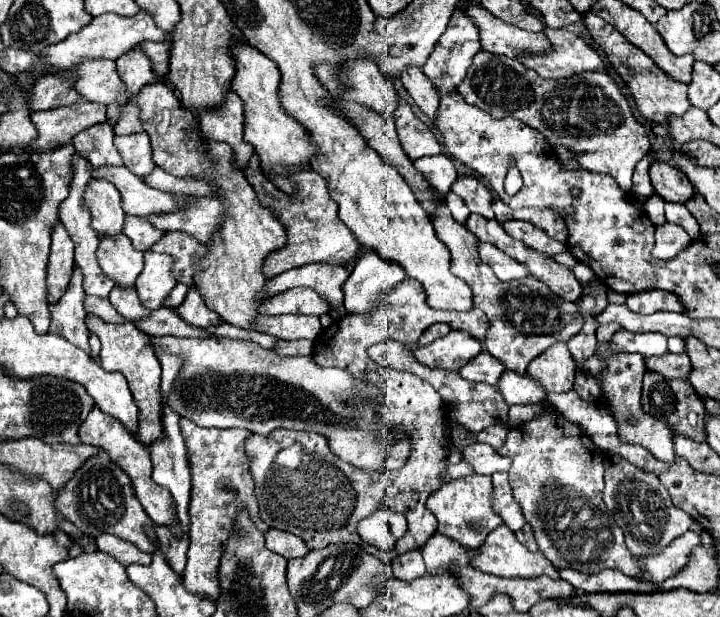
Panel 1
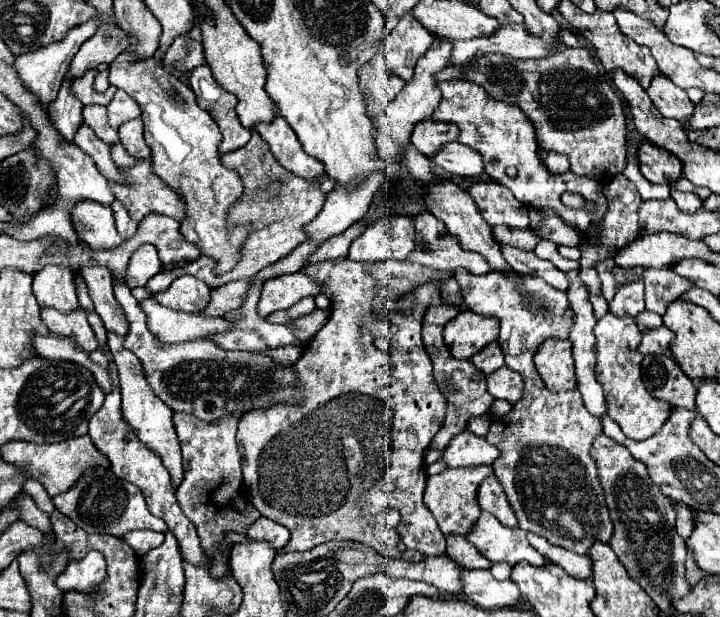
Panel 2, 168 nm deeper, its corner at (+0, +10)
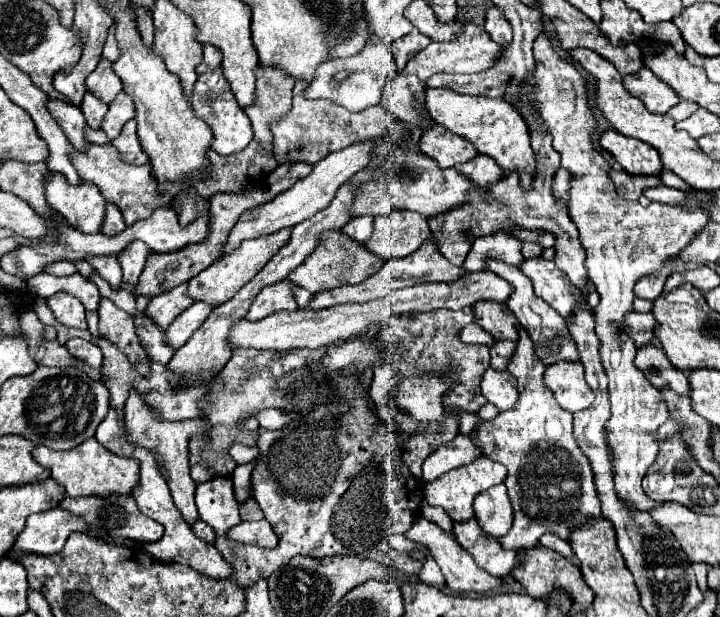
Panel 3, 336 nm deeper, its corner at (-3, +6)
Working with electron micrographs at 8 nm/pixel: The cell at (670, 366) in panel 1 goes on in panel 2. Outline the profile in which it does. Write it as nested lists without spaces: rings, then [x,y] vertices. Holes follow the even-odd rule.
[[[666,326],[660,328],[650,328],[642,334],[642,342],[638,346],[638,350],[642,354],[666,354],[668,350],[668,342],[672,340],[672,332]]]

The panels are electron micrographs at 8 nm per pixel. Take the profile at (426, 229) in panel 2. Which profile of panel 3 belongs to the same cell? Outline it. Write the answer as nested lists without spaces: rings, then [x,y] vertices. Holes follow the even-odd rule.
[[[425,240],[415,254],[409,254],[407,258],[399,258],[399,260],[391,260],[385,262],[383,268],[379,272],[375,272],[371,278],[367,278],[367,282],[359,284],[359,286],[343,286],[343,288],[335,288],[335,290],[327,290],[323,294],[315,294],[309,308],[321,310],[321,308],[331,308],[331,306],[339,306],[343,302],[369,302],[375,298],[383,298],[387,296],[391,290],[399,290],[399,288],[407,288],[407,286],[415,286],[419,282],[455,282],[457,278],[465,276],[465,268],[463,266],[451,266],[447,258],[443,258],[435,246],[435,242]]]

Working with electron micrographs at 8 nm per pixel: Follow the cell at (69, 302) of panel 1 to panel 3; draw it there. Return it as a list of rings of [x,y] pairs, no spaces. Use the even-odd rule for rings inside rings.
[[[71,338],[71,340],[67,340],[65,346],[67,346],[67,350],[69,350],[73,356],[85,360],[89,366],[101,368],[103,354],[101,354],[99,346],[95,346],[93,342],[87,342],[87,340],[83,340],[83,338]]]

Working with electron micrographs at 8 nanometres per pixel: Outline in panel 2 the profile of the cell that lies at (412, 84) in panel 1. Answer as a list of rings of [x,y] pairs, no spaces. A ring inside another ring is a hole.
[[[404,14],[396,28],[386,34],[382,42],[384,56],[388,58],[388,66],[402,80],[410,80],[414,74],[414,64],[434,42],[434,36],[416,22],[412,14]]]

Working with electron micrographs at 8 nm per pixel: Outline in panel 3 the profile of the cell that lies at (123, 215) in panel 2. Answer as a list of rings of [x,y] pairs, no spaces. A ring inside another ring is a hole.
[[[109,204],[109,206],[107,206],[107,222],[103,224],[103,234],[105,234],[105,236],[117,236],[117,234],[121,234],[125,228],[127,228],[127,226],[125,226],[125,220],[123,220],[119,208],[117,208],[115,204]]]

